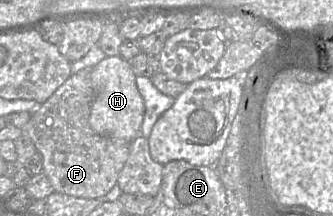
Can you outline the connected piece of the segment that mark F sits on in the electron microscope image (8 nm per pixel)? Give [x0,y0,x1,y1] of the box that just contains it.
[25,67,130,199]

